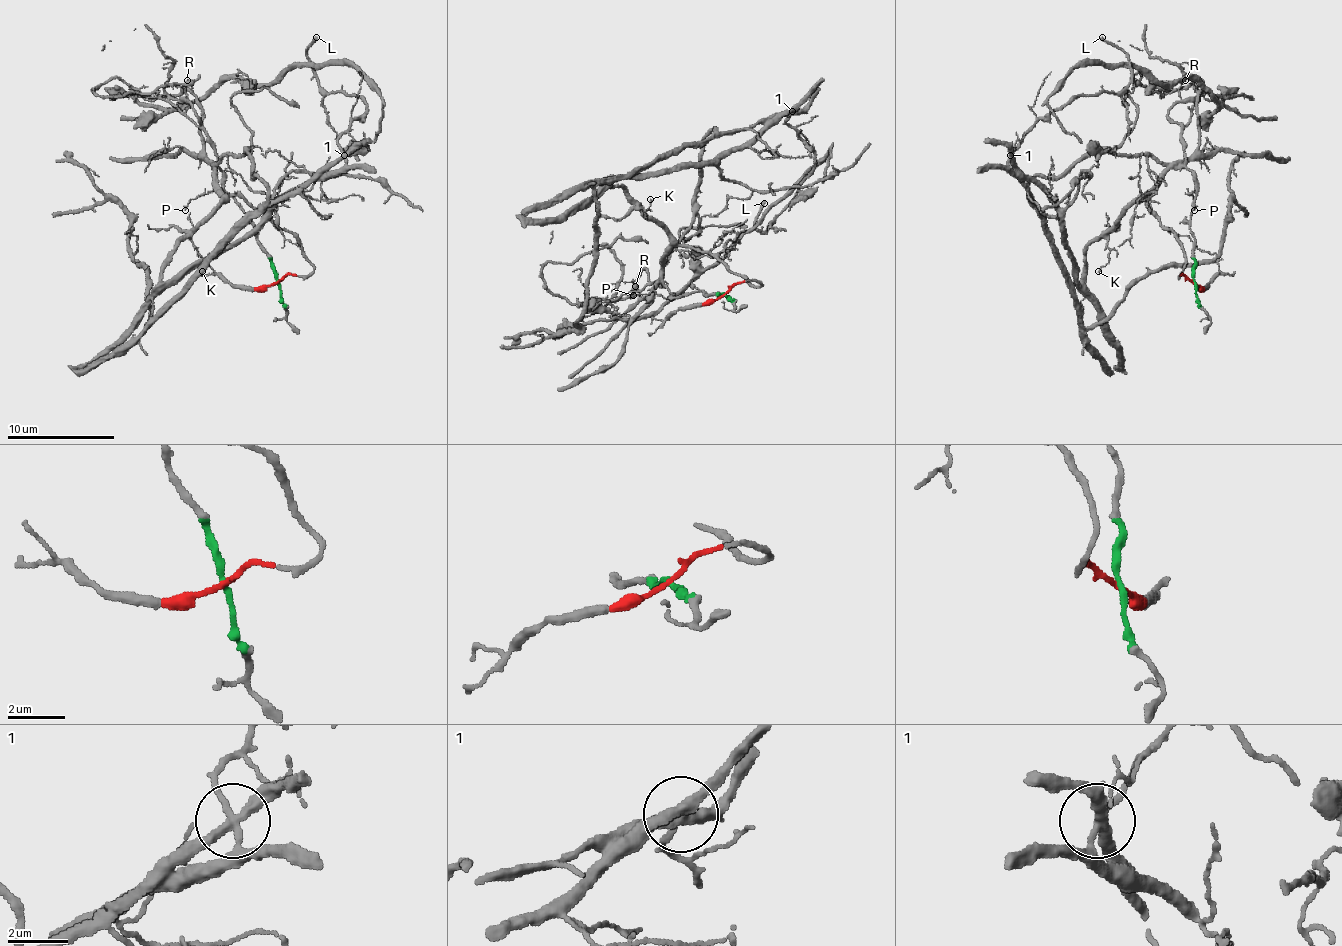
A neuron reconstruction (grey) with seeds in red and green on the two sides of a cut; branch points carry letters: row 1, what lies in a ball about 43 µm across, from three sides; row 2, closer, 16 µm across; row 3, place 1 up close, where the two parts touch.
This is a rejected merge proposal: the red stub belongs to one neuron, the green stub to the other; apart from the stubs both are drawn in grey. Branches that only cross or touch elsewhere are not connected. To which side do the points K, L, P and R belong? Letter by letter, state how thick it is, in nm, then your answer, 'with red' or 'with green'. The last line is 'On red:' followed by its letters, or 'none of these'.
K: 110 nm thick; with red
L: 190 nm thick; with red
P: 120 nm thick; with green
R: 80 nm thick; with green
On red: K, L

